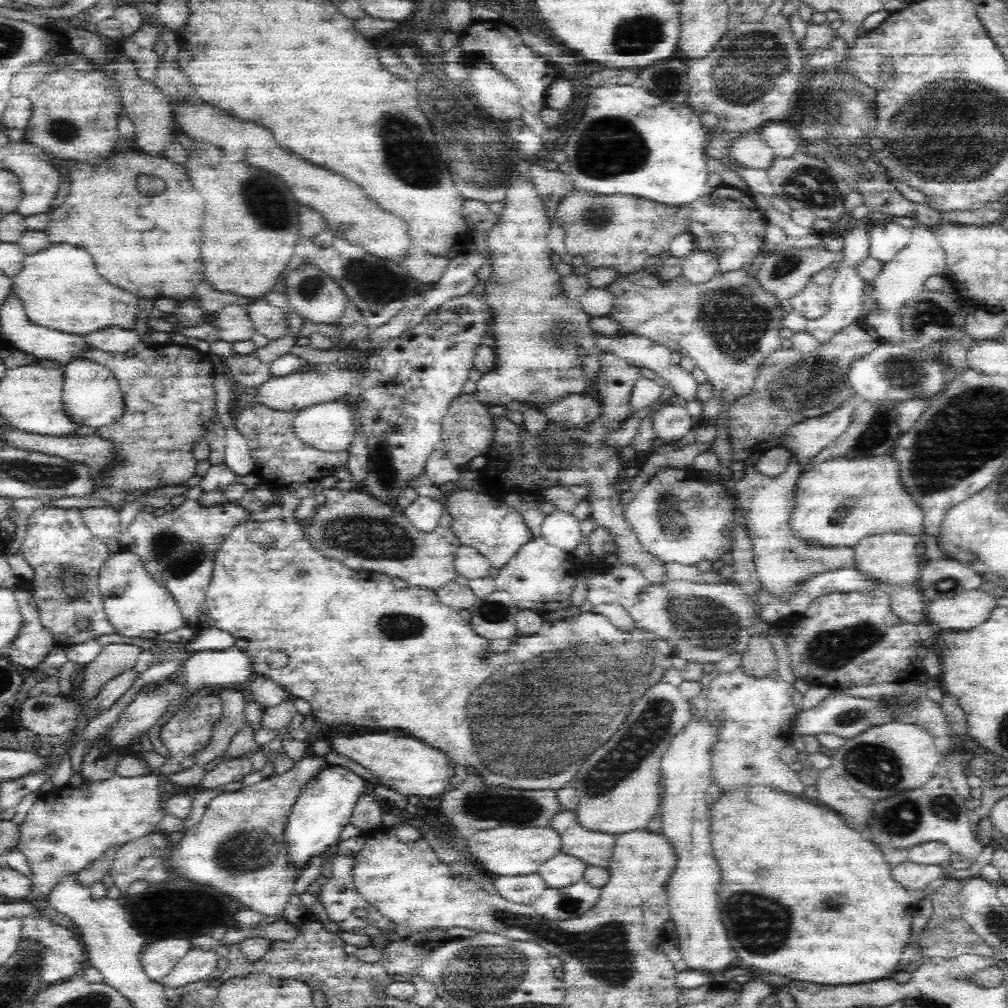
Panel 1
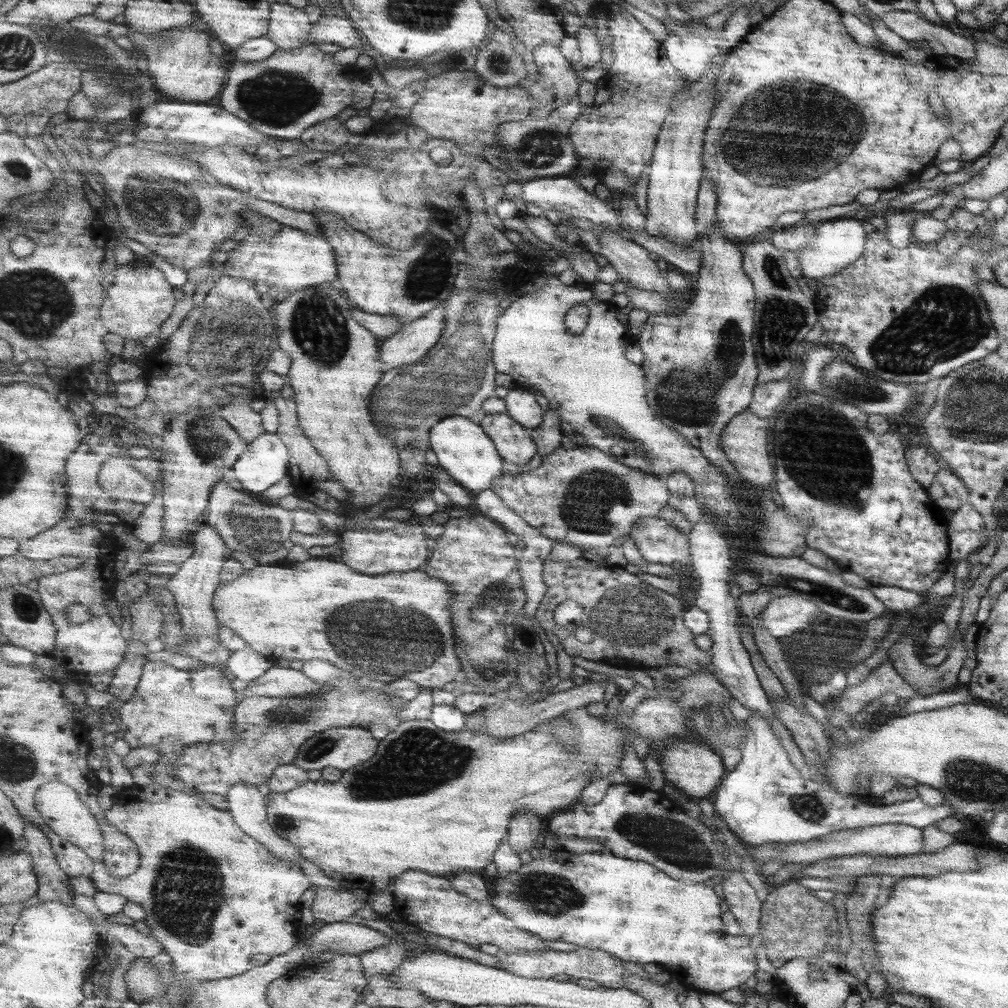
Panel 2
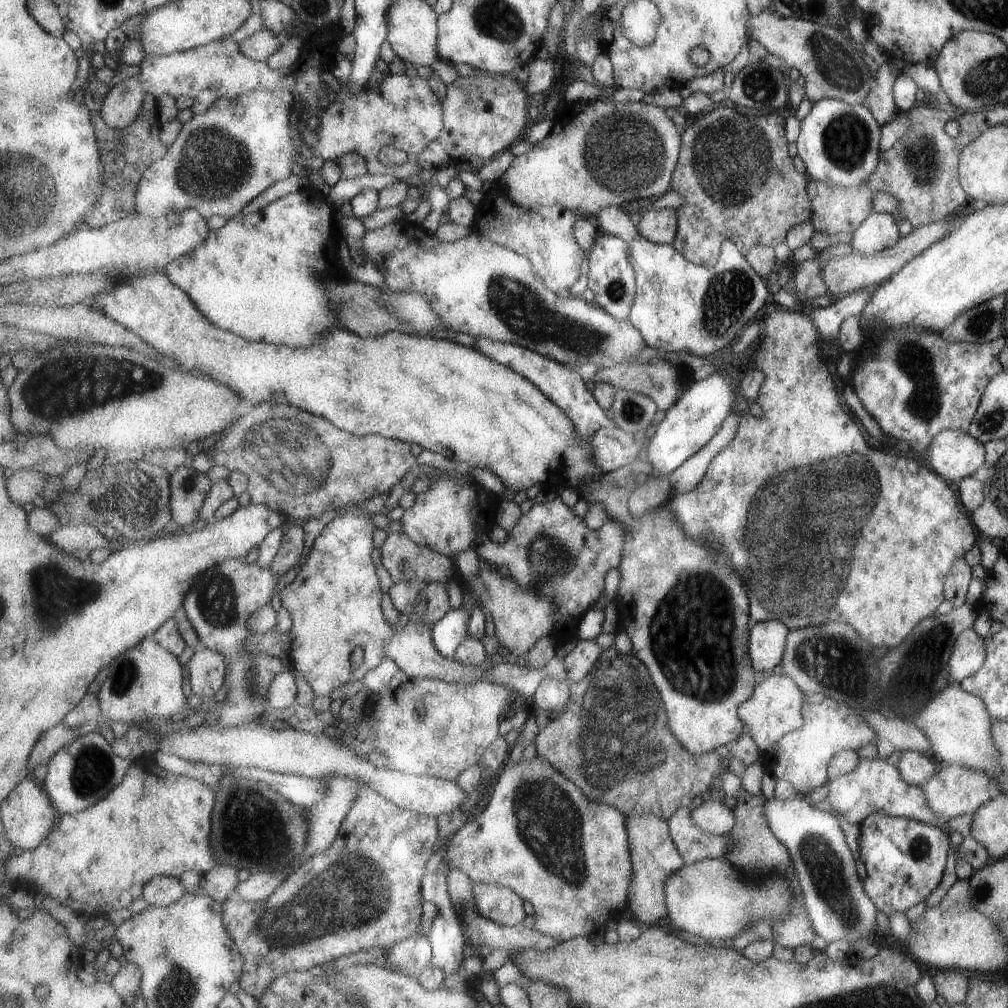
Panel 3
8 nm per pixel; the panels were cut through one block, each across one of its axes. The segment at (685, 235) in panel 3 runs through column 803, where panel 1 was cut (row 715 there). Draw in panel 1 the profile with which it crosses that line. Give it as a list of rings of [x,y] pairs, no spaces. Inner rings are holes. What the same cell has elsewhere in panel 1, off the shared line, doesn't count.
[[[198,694],[200,702],[196,706],[194,712],[188,712],[186,706],[182,710],[178,710],[178,714],[174,714],[168,724],[162,728],[160,732],[160,740],[164,742],[164,746],[170,750],[170,754],[174,754],[172,758],[166,760],[166,764],[162,766],[162,770],[158,770],[158,774],[162,778],[170,776],[170,774],[176,774],[176,772],[182,772],[182,770],[188,770],[194,766],[194,760],[196,760],[196,754],[202,752],[202,748],[206,744],[210,744],[210,736],[212,736],[212,730],[214,730],[214,724],[220,720],[222,712],[224,712],[224,704],[218,700],[218,696],[210,696],[210,694]]]

